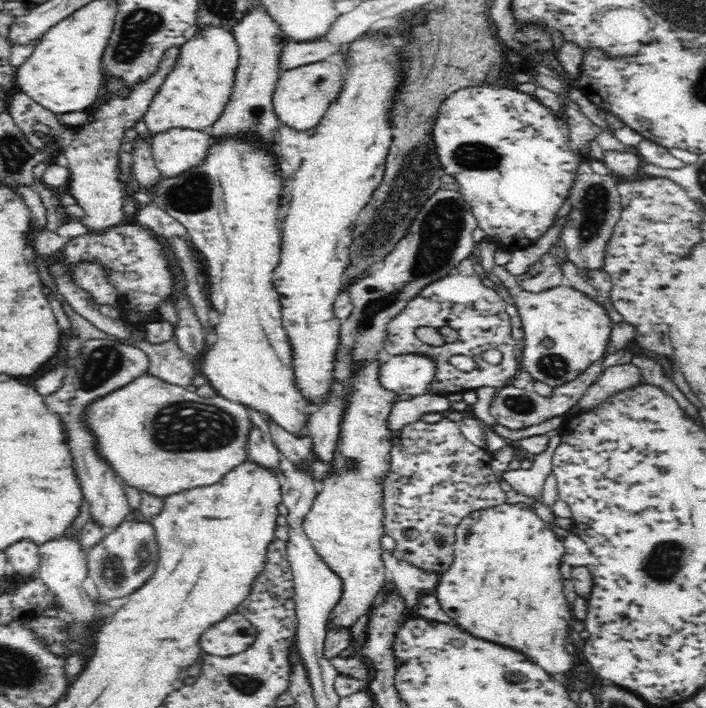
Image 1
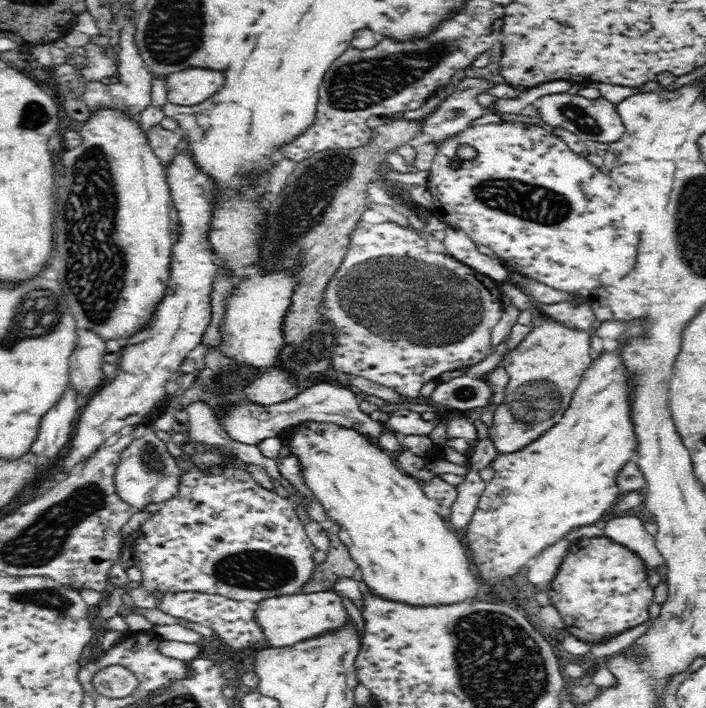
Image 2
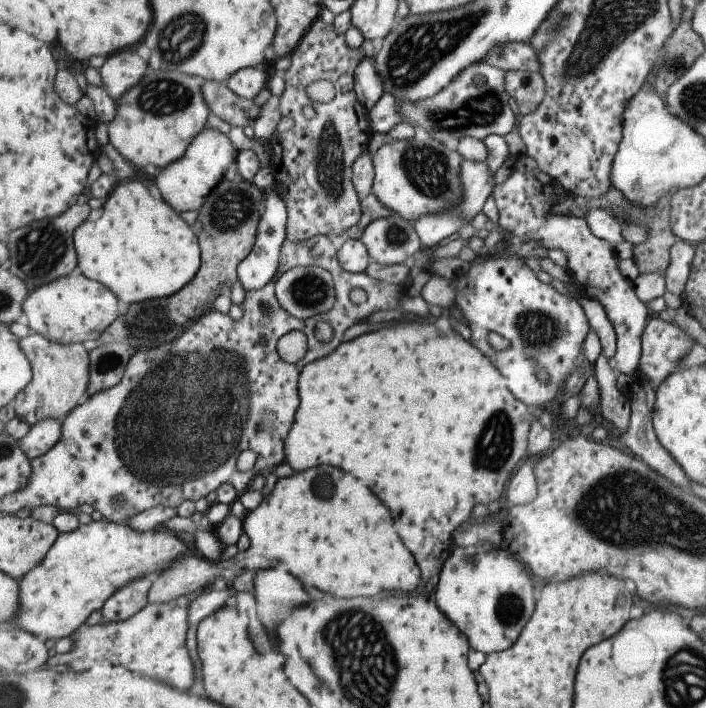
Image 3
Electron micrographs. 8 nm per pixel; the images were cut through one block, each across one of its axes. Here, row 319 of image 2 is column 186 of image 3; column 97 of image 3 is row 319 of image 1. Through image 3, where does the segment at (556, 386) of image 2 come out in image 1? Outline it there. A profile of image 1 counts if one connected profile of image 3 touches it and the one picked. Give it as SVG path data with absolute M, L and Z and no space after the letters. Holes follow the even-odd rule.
M567 282L540 292L519 288L512 298L524 331L519 350L523 356L521 370L529 373L531 378L553 387L560 386L610 354L614 322L610 320L608 310Z

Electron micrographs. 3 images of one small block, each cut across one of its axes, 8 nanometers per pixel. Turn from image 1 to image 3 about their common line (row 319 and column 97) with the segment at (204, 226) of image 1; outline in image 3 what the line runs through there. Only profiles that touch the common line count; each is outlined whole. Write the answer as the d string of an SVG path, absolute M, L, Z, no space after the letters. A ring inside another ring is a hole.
M135 180L116 185L111 196L103 204L103 216L97 222L84 222L74 234L79 264L82 273L94 281L99 280L127 304L143 300L166 299L187 286L202 264L202 248L196 231L187 224L163 198L155 199L149 188Z

